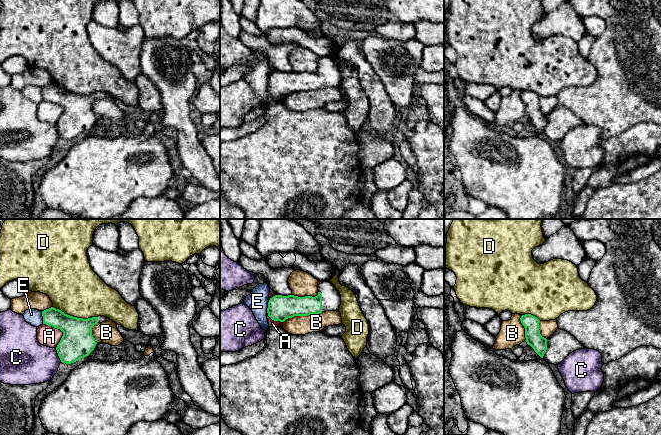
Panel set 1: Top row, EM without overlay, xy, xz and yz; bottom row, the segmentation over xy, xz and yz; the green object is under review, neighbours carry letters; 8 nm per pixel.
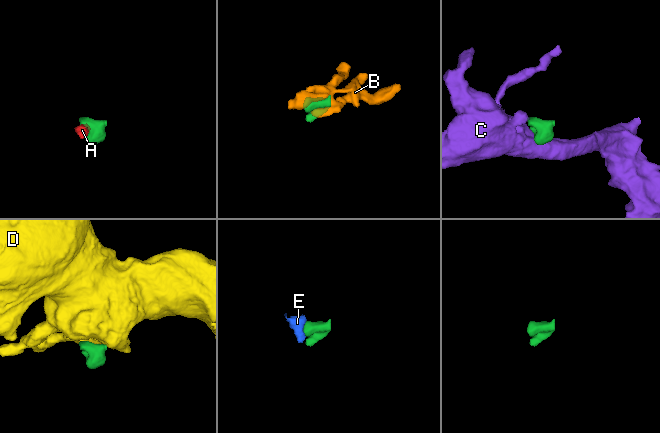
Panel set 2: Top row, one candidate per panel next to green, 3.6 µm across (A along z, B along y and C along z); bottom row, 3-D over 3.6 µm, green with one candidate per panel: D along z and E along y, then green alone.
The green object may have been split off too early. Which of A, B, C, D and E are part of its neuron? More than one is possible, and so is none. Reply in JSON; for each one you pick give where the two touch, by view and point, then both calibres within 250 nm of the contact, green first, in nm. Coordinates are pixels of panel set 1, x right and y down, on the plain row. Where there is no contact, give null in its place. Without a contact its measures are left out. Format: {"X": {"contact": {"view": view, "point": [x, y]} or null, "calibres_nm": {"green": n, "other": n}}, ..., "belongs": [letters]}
{"belongs": []}

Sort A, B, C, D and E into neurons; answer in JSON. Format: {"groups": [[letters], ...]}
{"groups": [["A", "B"], ["C", "E"], ["D"]]}

